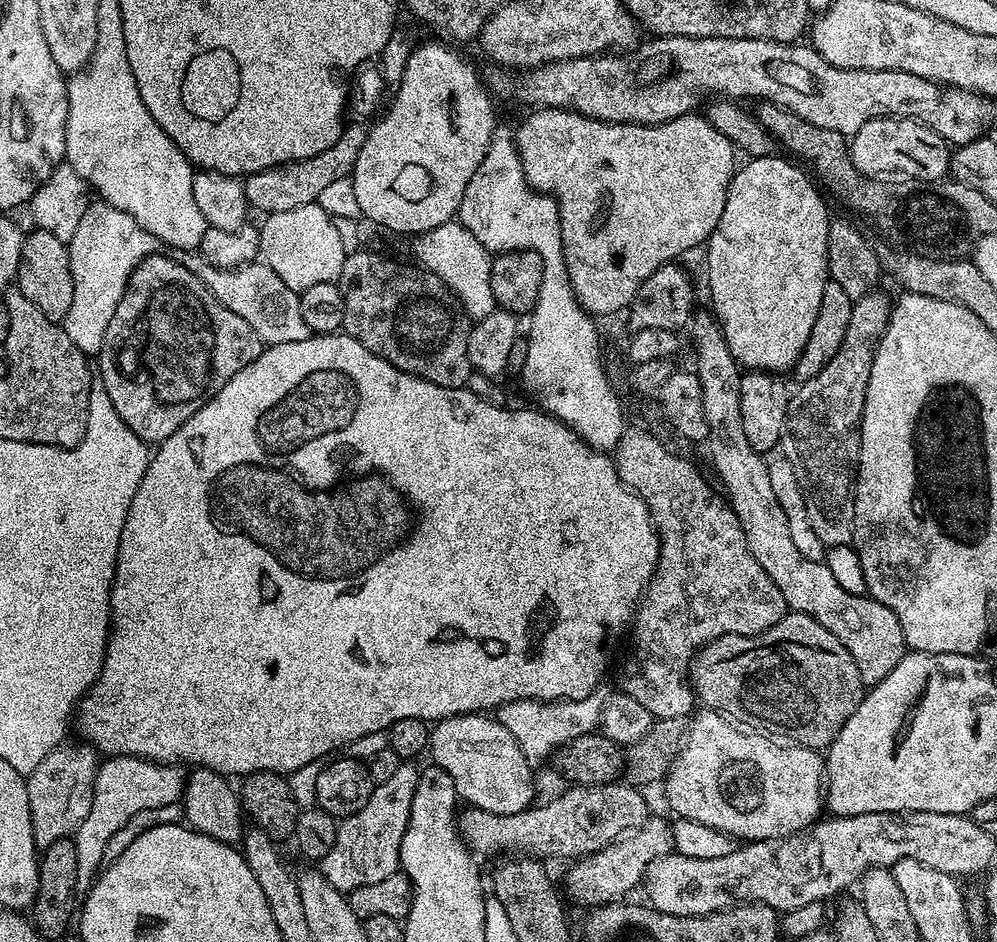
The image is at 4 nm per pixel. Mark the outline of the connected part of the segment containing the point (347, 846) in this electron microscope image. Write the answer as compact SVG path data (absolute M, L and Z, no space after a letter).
M401 763L397 773L384 784L377 784L373 787L372 796L352 816L343 817L339 821L337 830L337 840L333 848L325 854L319 861L318 871L321 876L328 879L329 884L333 886L345 886L349 889L356 888L359 884L369 884L370 882L382 882L382 878L390 878L400 868L400 847L402 838L408 829L408 820L412 817L412 803L416 787L420 782L421 769L411 768L411 763Z

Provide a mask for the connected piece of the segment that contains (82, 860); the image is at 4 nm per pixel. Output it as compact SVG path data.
M113 756L105 761L96 769L96 799L90 806L90 814L86 814L74 833L80 870L88 878L95 877L101 871L110 838L114 838L114 834L118 834L118 830L122 830L122 826L134 818L134 814L175 804L185 793L185 773L180 773L176 769L179 767L171 763L146 760L139 756Z

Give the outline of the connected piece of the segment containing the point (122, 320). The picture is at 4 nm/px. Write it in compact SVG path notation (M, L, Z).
M171 255L148 256L134 269L121 301L118 302L118 306L114 310L109 328L105 332L104 345L101 346L98 361L100 361L100 380L104 383L105 394L108 395L107 403L124 425L145 444L156 446L159 445L160 441L170 438L170 434L174 434L194 413L202 410L202 406L206 406L206 402L210 402L210 398L214 398L218 394L218 390L222 390L222 386L226 386L226 382L230 382L230 378L234 378L234 374L238 374L238 370L250 366L254 362L254 358L260 356L261 340L252 340L250 346L242 348L242 350L240 348L226 348L224 342L220 342L220 334L218 334L220 332L220 316L230 316L230 314L234 314L234 310L226 310L226 306L222 306L222 302L218 302L218 298L214 298L214 294L210 294L208 287L197 276L190 274L190 270L186 270L186 266L182 266L178 261L172 259Z

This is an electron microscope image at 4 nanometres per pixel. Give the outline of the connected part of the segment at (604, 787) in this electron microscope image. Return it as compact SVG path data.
M625 782L568 786L561 796L554 797L549 804L539 804L529 806L525 812L509 816L481 808L465 807L465 812L463 809L458 816L460 839L477 857L523 854L528 858L583 858L594 852L601 852L606 846L645 827L650 808L649 801L644 800L642 792L630 789Z

